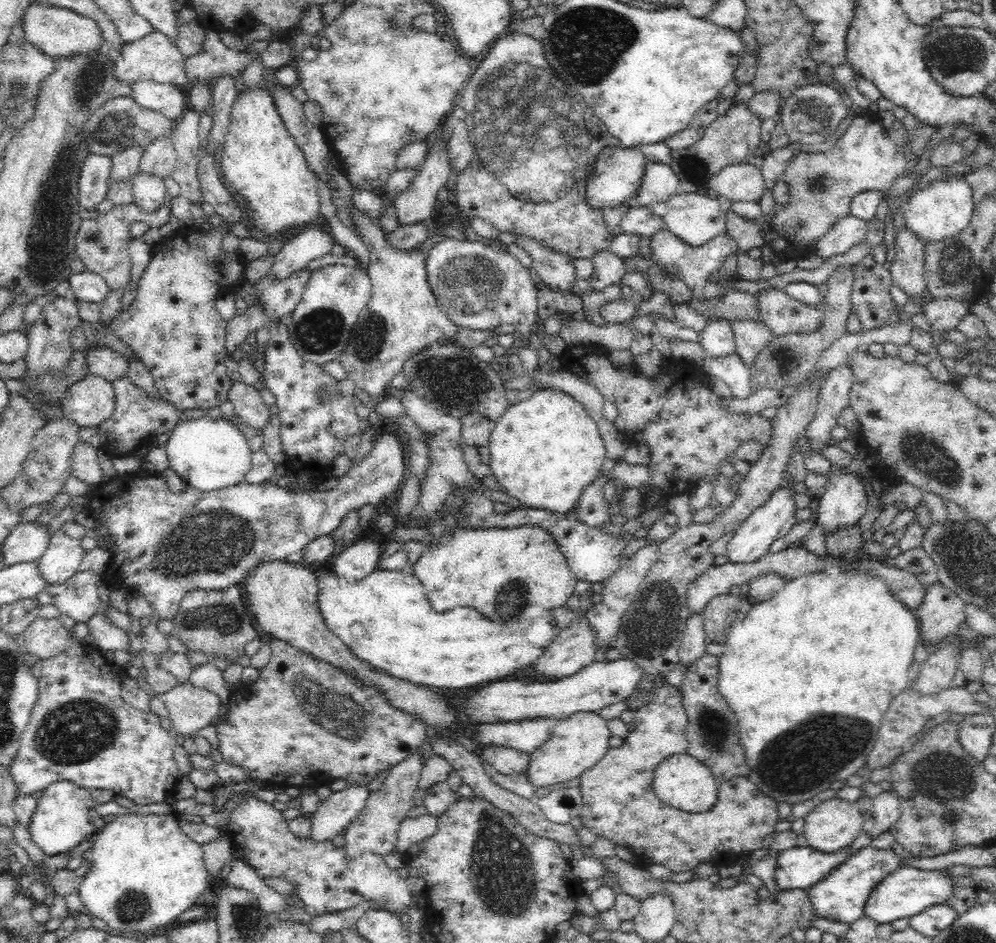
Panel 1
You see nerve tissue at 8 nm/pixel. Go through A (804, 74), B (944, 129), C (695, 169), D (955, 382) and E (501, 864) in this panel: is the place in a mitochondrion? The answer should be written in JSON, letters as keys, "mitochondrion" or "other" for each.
{"A":"mitochondrion","B":"other","C":"mitochondrion","D":"other","E":"mitochondrion"}

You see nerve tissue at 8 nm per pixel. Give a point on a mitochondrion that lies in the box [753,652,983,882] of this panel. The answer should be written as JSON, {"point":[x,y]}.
{"point":[945,778]}

